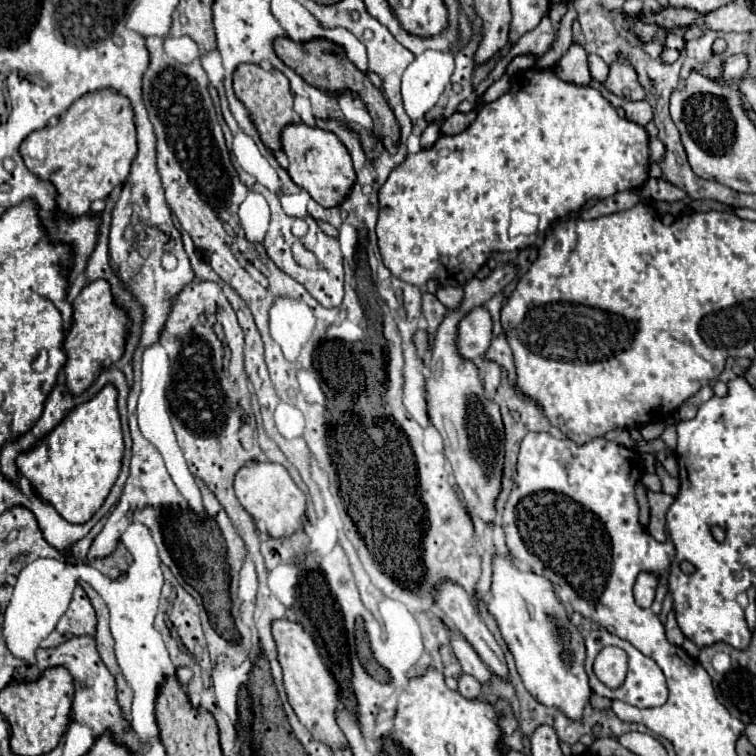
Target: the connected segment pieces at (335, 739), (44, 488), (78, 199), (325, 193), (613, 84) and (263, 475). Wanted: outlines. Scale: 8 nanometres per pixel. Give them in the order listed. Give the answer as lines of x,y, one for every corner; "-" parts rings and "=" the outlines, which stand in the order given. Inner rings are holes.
274,620
272,622
272,636
276,642
278,650
278,662
282,666
282,676
284,676
284,688
290,706
294,708
296,716
300,722
310,730
310,734
324,742
330,748
342,748
348,746
342,730
338,728
334,720
336,704
338,704
338,690
332,674
326,670
316,644
312,636
302,628
302,624
292,622
292,620
=
104,386
90,402
74,408
46,438
30,452
16,458
16,466
30,482
38,498
52,504
56,512
72,522
84,524
104,504
122,466
122,428
116,410
116,388
=
114,90
82,96
60,116
56,126
32,132
20,144
26,168
34,176
54,184
58,216
64,220
88,214
94,200
106,198
114,188
122,186
136,150
132,106
=
304,122
288,124
282,130
282,150
288,158
288,174
302,190
306,190
318,204
324,208
330,208
334,204
340,204
342,198
348,194
350,186
356,180
350,154
346,146
338,140
334,132
322,130
318,126
308,126
=
622,60
610,66
610,74
604,86
610,92
618,92
624,100
644,100
644,90
638,84
634,68
=
256,460
246,462
236,472
234,490
236,490
236,496
238,496
240,504
244,506
244,510
254,520
264,522
266,532
270,536
282,538
282,536
290,536
302,528
300,522
302,522
302,516
306,514
306,498
304,498
304,492
294,484
294,480
290,478
288,470
282,464
256,462

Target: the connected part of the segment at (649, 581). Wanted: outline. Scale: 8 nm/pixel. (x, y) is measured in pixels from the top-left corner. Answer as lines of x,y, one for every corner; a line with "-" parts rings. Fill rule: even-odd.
642,572
636,580
636,586
634,586
634,598
636,598
636,604
646,608
654,602
654,592
656,592
656,586
658,586
658,578
648,574
648,572

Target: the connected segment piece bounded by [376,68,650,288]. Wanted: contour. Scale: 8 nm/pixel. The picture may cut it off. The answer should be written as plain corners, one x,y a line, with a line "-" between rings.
528,68
518,72
516,76
510,78
510,90
506,94
502,94
496,102
492,104
484,104
480,106
480,112
476,116
476,120
460,134
454,136
444,136
440,134
440,138
436,140
436,144
432,148
420,150
416,154
408,154
406,160
396,166
386,184
380,188
378,192
378,200
380,200
380,212
378,212
378,224
376,224
376,234
378,234
378,248
380,248
380,256
384,266
400,280
410,282
412,286
424,288
428,280
436,280
438,286
464,286
468,280
474,278
474,274
488,262
488,258
494,252
502,252
508,250
508,218
510,218
510,210
514,208
522,208
526,212
534,212
540,218
538,230
546,230
550,226
550,222
554,218
560,218
572,210
578,210
586,204
586,200
590,198
608,198
620,190
628,190
628,188
638,188
644,184
644,180
648,178
648,166
650,166
650,158
648,158
648,132
626,120
620,118
614,110
614,106
592,86
578,86
572,82
564,82
552,68

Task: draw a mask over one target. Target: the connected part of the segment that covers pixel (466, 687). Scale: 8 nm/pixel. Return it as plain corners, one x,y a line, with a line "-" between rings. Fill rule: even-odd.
462,674
460,680
458,680
458,692
466,698
476,698
476,696
480,696
482,688
480,688
480,682
474,676

